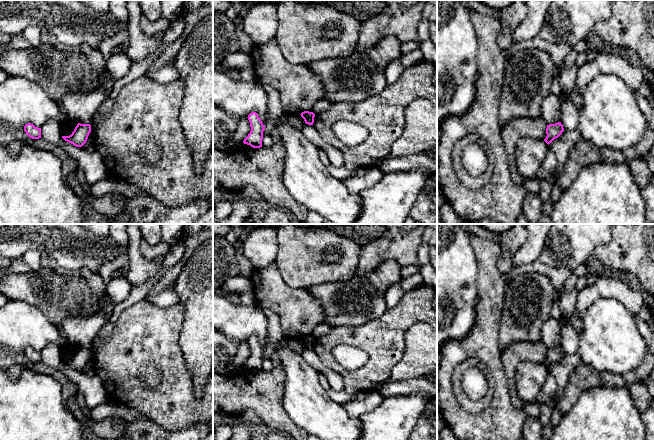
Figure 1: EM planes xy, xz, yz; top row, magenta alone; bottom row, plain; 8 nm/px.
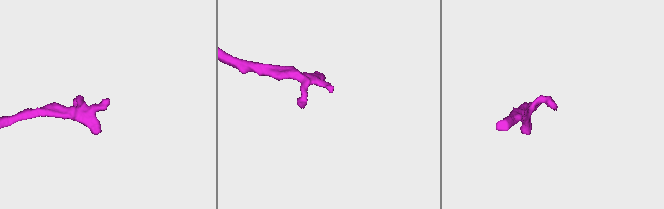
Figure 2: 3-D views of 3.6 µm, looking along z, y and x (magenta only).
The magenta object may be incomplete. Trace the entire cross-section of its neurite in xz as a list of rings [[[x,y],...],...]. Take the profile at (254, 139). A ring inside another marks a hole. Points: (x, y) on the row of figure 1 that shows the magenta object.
[[[256,112],[250,113],[247,118],[250,122],[251,131],[244,139],[243,143],[250,145],[253,148],[260,148],[262,147],[263,131],[265,126]]]

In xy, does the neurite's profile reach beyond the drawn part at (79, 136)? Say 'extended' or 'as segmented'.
as segmented

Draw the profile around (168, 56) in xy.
[[[183,34],[177,40],[167,46],[164,52],[147,69],[145,76],[165,66],[172,65],[185,39],[186,37]]]

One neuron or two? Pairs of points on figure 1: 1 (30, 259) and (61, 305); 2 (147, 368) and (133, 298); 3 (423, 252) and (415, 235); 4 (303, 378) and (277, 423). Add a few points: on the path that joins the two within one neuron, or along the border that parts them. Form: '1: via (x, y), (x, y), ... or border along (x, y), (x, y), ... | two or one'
1: border along (42, 267), (37, 270), (31, 270) | two
2: border along (144, 298), (126, 307), (117, 319) | two
3: border along (422, 242), (418, 249), (418, 266) | two
4: border along (283, 387), (284, 412), (300, 428) | two

